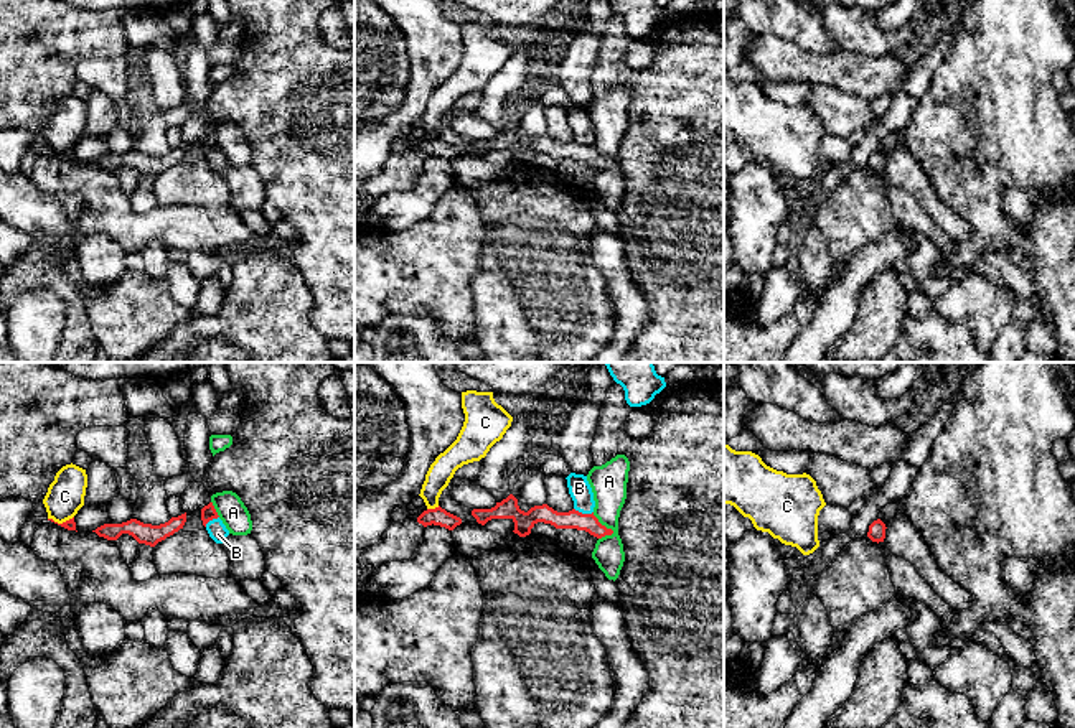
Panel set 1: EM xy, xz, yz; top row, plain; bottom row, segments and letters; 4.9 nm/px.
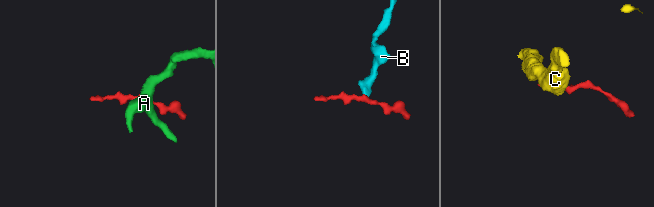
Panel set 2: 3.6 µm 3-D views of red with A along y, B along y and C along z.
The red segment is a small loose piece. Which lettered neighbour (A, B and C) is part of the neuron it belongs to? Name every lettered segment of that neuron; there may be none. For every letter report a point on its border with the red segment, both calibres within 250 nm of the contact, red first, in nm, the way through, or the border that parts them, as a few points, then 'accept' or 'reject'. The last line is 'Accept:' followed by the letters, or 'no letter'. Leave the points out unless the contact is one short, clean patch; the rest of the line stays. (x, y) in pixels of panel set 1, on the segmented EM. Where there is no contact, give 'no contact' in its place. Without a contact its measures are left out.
A: contact xz (604, 526); calibres 90 and 180 nm; border xz (592, 513), (612, 531), (610, 536); reject
B: contact xz (584, 514); calibres 90 and 110 nm; border xz (574, 508), (582, 513), (592, 513); reject
C: contact xz (432, 509); calibres 90 and 120 nm; border xz (439, 506), (427, 509); reject
Accept: no letter

